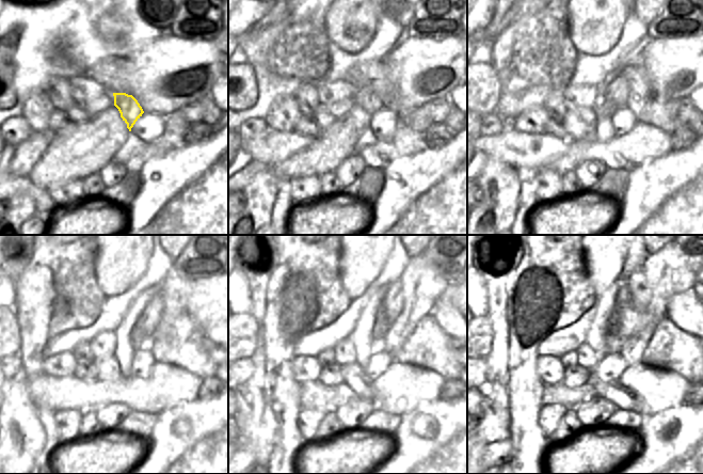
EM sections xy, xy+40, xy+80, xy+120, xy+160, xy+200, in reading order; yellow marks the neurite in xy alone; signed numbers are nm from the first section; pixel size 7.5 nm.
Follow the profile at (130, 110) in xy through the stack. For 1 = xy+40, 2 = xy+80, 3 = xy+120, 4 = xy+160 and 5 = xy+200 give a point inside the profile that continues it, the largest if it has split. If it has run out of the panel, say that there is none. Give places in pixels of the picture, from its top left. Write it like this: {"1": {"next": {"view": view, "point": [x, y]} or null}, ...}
{"1": {"next": {"view": "xy+40", "point": [366, 98]}}, "2": {"next": {"view": "xy+80", "point": [634, 77]}}, "3": {"next": {"view": "xy+120", "point": [149, 321]}}, "4": {"next": {"view": "xy+160", "point": [393, 304]}}, "5": {"next": {"view": "xy+200", "point": [639, 289]}}}

